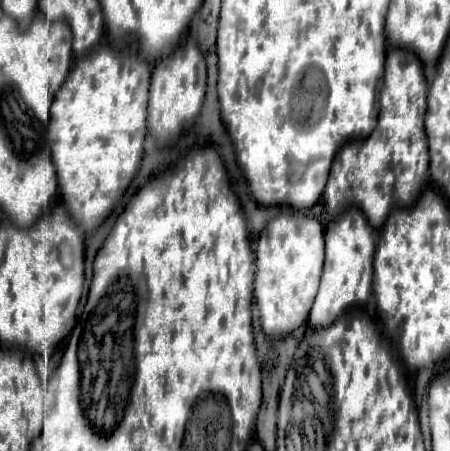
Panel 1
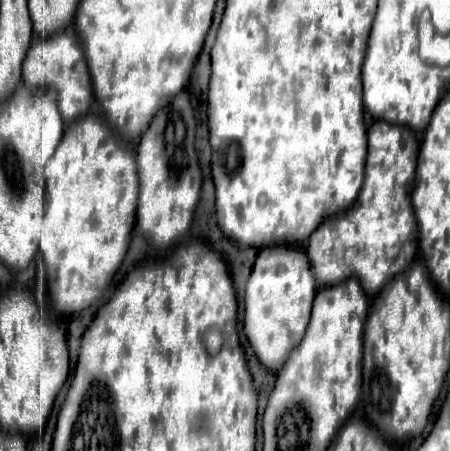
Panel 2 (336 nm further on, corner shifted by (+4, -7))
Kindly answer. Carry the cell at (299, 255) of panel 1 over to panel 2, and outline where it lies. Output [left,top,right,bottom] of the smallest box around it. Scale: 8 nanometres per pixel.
[243,246,317,372]

